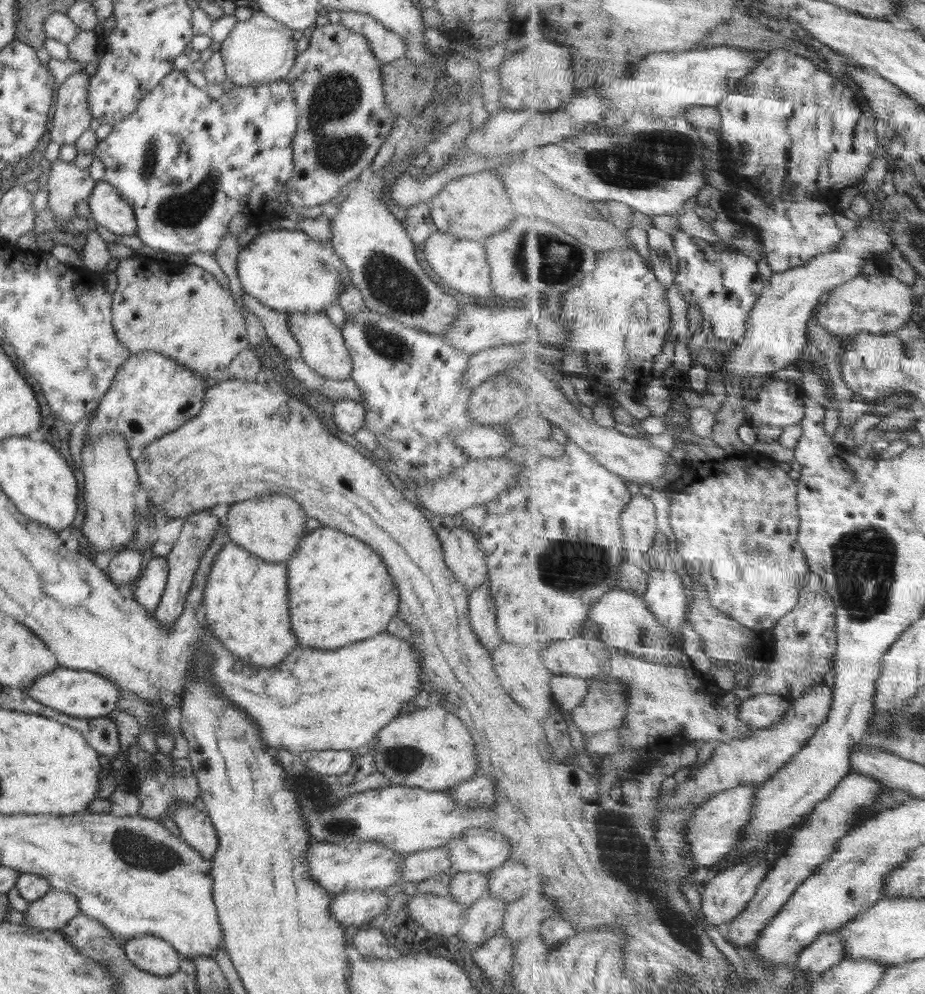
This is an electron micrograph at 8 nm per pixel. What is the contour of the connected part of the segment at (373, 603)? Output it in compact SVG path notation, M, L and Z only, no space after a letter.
M320 527L316 530L308 531L301 537L298 543L296 552L292 554L292 558L286 562L287 571L287 586L288 586L288 608L290 610L290 622L292 622L292 630L296 634L296 639L300 647L312 647L314 649L334 650L342 648L343 646L363 641L368 638L373 638L382 632L387 632L387 627L391 618L397 615L398 612L398 589L392 582L389 572L386 571L386 565L382 561L382 557L378 553L374 553L372 549L356 537L342 533L340 530L335 530L329 527Z

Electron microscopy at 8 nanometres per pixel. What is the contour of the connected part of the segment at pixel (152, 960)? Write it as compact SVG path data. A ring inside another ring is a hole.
M152 935L127 939L122 947L133 966L158 977L168 977L178 972L184 959L165 940Z

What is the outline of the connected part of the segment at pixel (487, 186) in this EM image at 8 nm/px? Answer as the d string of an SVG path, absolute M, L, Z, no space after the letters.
M494 168L462 175L447 182L437 195L430 197L428 203L430 216L437 230L458 238L484 240L486 236L508 227L514 218L513 204L510 204L502 179Z

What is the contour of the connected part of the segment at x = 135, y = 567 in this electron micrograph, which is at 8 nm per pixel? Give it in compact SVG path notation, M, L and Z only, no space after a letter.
M131 546L114 555L108 566L109 579L120 589L134 583L142 572L140 552Z

